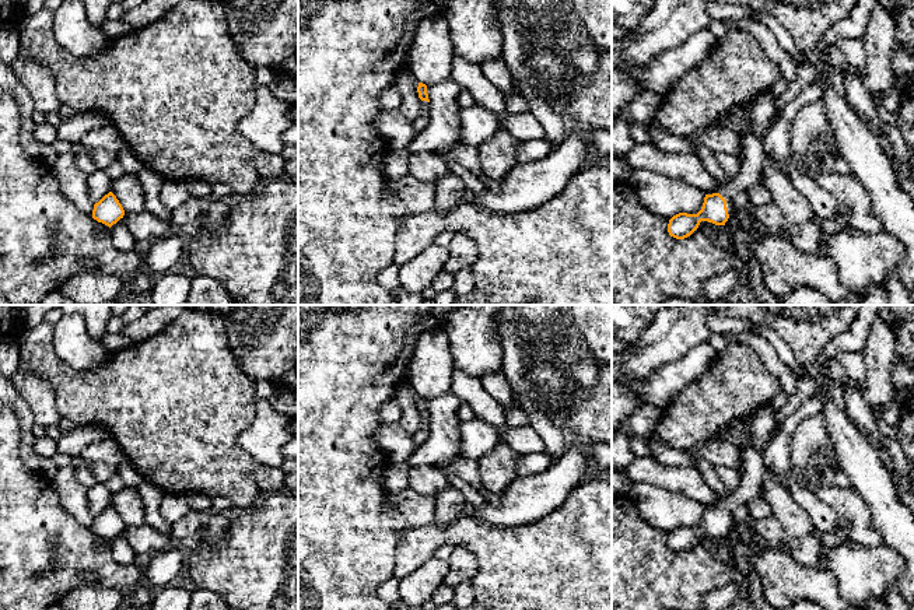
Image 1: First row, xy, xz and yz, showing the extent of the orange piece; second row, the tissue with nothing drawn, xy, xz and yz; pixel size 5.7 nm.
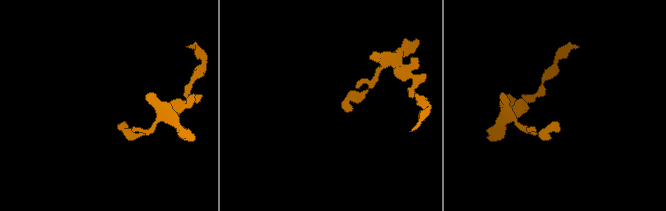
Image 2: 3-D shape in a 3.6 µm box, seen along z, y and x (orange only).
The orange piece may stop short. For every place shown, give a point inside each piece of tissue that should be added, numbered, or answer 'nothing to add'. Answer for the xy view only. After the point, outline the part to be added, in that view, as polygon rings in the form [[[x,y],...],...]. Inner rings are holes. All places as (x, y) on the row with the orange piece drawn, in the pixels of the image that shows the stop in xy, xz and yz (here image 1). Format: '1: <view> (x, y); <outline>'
nothing to add

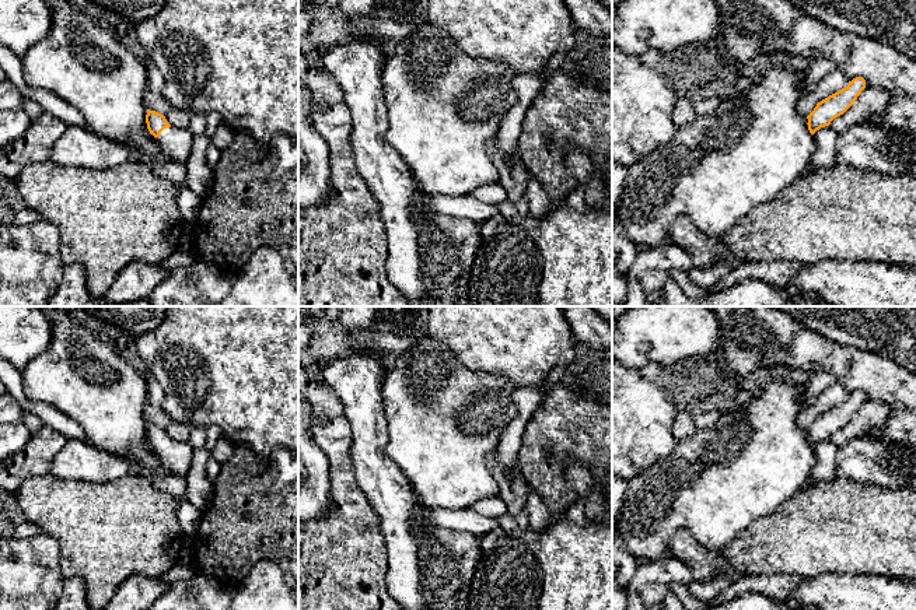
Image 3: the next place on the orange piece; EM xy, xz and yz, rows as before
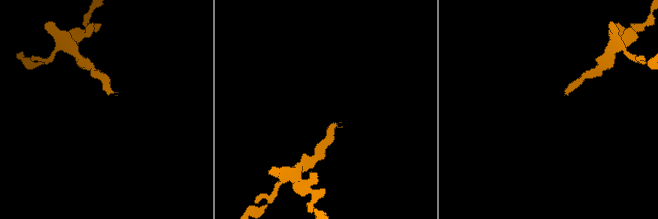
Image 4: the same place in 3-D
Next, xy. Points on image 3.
1: xy (177, 143); [[[171,126],[164,129],[157,140],[172,159],[183,164],[188,161],[193,144],[193,136],[189,130],[181,130]]]

